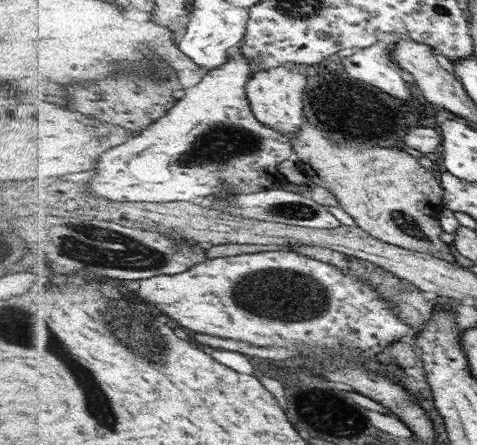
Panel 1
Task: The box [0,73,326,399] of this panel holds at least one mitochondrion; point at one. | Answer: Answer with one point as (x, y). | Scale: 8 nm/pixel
(106, 250)

